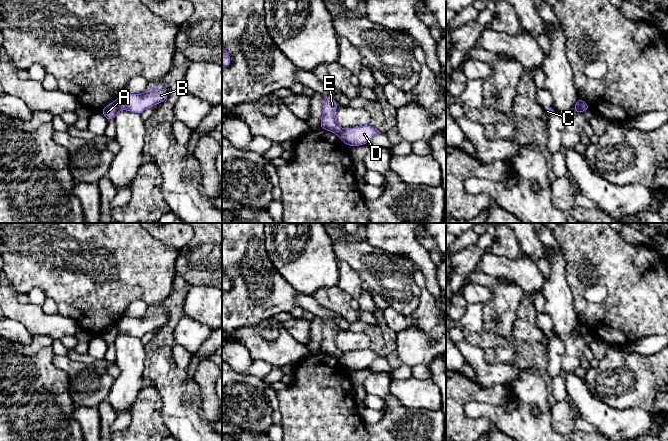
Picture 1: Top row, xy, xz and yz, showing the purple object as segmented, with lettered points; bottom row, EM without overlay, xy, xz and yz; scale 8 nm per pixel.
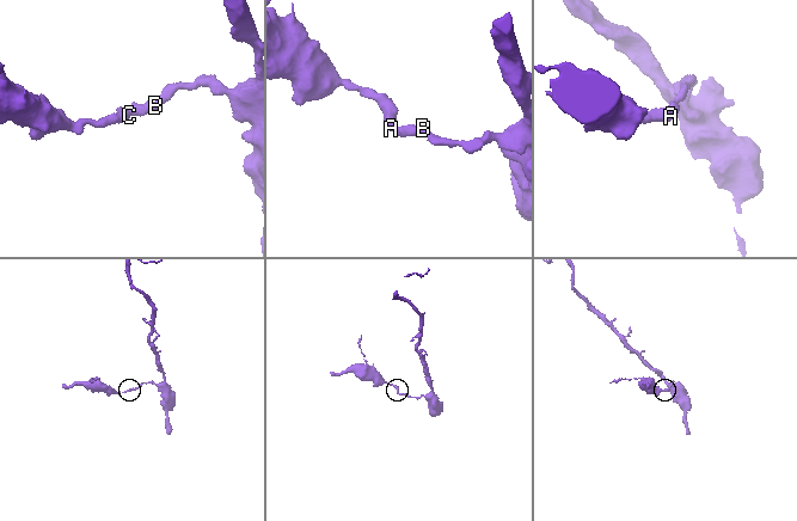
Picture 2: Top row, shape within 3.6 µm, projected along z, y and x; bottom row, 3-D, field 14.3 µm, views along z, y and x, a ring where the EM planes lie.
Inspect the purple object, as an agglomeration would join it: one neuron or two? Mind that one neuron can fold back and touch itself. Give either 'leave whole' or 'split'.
split

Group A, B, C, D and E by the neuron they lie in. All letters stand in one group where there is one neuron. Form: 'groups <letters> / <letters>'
groups A C E / B D

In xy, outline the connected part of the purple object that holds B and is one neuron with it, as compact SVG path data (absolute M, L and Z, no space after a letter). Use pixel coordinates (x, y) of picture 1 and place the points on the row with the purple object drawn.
M150 86L143 94L130 94L122 91L116 99L118 110L127 110L141 114L144 110L156 104L163 103L168 98L168 90L155 89Z

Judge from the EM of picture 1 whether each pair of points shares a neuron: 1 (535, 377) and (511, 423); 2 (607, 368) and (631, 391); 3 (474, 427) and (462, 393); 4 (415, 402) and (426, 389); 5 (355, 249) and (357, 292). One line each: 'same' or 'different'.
1: same
2: same
3: same
4: same
5: different

